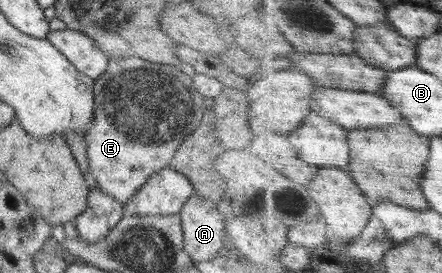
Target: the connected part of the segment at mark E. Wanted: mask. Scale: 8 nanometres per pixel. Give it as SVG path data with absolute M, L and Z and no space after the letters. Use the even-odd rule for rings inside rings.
M108 56L108 68L95 79L93 92L94 118L84 136L90 176L102 192L110 194L122 205L128 204L154 172L168 167L179 146L204 122L207 98L196 89L192 77L180 71L179 67L152 63L136 56Z

